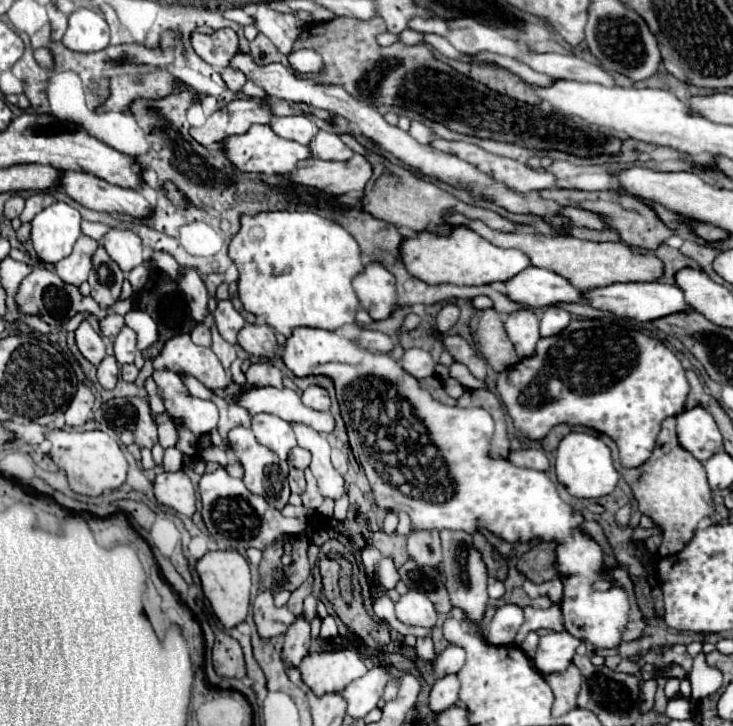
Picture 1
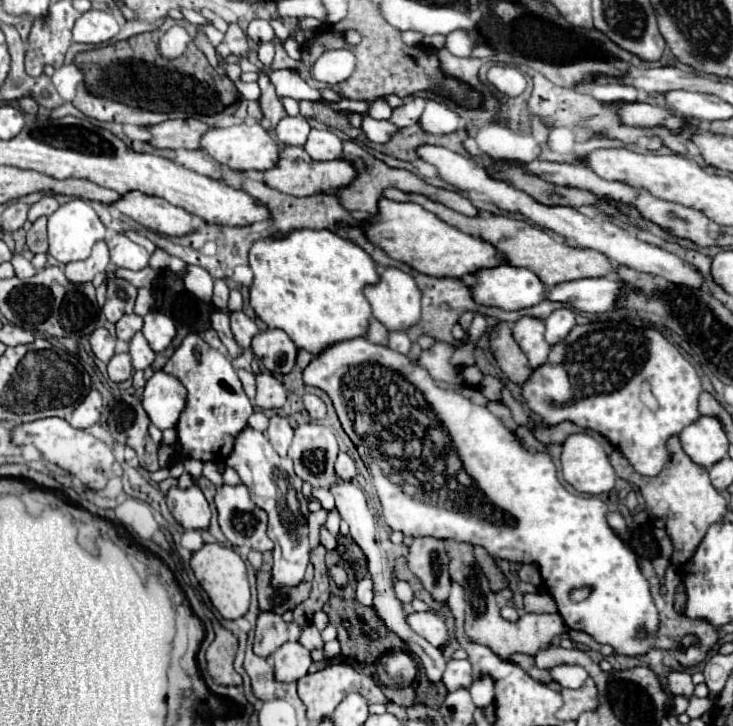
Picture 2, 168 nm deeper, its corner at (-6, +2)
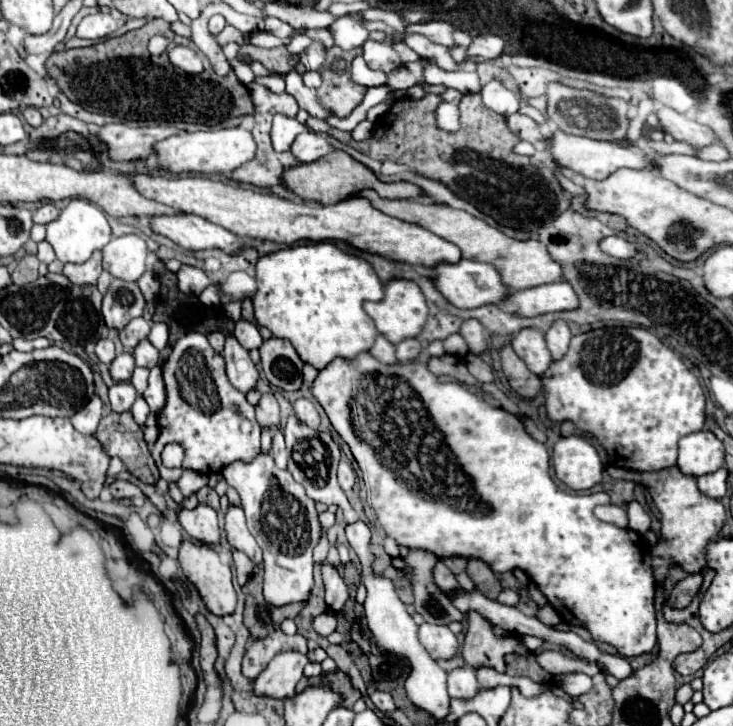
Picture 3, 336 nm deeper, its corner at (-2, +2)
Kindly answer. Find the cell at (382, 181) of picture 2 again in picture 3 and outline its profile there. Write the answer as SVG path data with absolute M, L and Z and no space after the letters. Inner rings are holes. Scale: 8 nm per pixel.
M331 151L331 155L325 155L323 159L317 159L315 163L301 163L299 167L289 167L281 175L281 183L293 193L297 193L299 197L319 201L323 205L347 199L349 195L361 189L373 189L379 193L379 197L387 197L387 199L409 199L409 197L421 195L421 189L411 183L381 183L371 169L357 163L345 151Z

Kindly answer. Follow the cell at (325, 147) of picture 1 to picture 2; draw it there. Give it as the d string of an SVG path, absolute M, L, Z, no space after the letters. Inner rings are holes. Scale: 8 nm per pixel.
M313 129L305 143L305 151L315 161L339 159L343 153L343 141L331 129Z

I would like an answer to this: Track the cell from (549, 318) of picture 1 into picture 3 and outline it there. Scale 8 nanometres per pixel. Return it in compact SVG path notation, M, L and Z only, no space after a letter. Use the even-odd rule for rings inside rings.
M555 321L551 325L551 329L545 333L545 341L547 341L547 347L551 351L553 361L563 359L563 355L569 349L569 341L571 341L571 331L569 331L567 323L565 321Z

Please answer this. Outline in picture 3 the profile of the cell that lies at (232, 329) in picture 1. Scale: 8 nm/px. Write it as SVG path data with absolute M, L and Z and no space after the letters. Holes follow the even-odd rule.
M241 319L241 321L235 323L235 337L237 337L237 341L239 341L247 351L257 349L257 347L261 347L261 343L263 343L263 337L259 335L257 325L253 325L253 323L245 321L245 319Z

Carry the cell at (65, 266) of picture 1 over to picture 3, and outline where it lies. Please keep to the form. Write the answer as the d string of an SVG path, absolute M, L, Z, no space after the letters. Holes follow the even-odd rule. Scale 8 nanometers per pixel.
M97 251L89 261L81 263L81 265L73 265L73 263L67 263L63 267L63 275L75 283L75 285L95 285L97 283L97 277L101 273L101 253Z

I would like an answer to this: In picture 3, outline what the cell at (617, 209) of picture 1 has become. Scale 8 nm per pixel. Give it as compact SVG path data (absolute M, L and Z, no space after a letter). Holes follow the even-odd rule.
M467 93L461 97L461 127L455 133L437 127L435 111L439 103L439 95L425 95L419 101L409 97L395 99L389 113L375 121L373 137L361 143L353 141L351 133L333 129L317 117L309 117L307 127L315 133L331 135L377 161L389 159L403 163L421 177L445 183L457 197L463 197L481 213L493 217L501 227L531 233L541 227L541 221L555 219L569 209L569 197L557 185L553 167L535 157L523 157L511 151L519 139L509 131L503 115L483 105L481 93Z

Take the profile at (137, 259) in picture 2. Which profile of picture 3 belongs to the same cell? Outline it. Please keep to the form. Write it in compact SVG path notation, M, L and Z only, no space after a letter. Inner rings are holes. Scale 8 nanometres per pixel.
M139 235L113 237L103 247L103 269L123 281L137 281L145 273L147 245Z

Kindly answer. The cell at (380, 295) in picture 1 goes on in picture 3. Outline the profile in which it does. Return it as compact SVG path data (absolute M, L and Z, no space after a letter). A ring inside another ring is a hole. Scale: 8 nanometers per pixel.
M391 279L385 285L385 299L379 303L365 303L365 311L373 319L377 331L393 345L409 337L417 337L423 331L423 325L429 317L429 309L427 309L423 293L413 281L405 281L405 279Z

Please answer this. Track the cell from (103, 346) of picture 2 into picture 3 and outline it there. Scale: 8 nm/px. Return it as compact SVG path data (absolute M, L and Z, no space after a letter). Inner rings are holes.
M101 339L97 345L95 345L95 355L99 357L101 363L109 365L113 359L115 359L115 345L111 339Z

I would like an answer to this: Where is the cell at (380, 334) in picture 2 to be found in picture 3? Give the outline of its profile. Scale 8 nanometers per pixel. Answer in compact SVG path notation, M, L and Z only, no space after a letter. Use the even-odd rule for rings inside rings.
M379 335L375 339L375 345L369 351L371 355L375 355L375 359L379 359L381 363L397 363L397 355L395 355L395 345L389 343L383 335Z

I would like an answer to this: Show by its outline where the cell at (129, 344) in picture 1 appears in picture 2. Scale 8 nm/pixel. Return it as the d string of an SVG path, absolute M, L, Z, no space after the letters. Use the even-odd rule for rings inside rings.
M135 333L133 339L129 341L129 355L131 355L131 363L135 369L145 369L155 359L155 353L149 347L149 343L145 341L143 333Z

